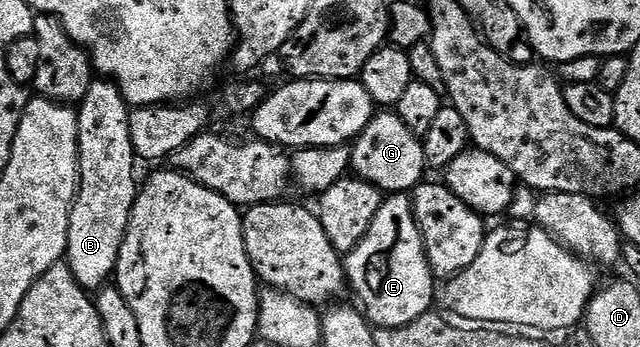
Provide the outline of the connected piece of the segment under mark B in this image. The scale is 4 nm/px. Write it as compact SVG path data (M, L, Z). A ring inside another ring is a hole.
M106 77L95 78L77 112L78 195L70 214L64 259L78 284L94 293L107 286L118 270L120 245L124 245L140 179L134 176L136 156L132 149L132 133L128 133L131 108L117 83Z

